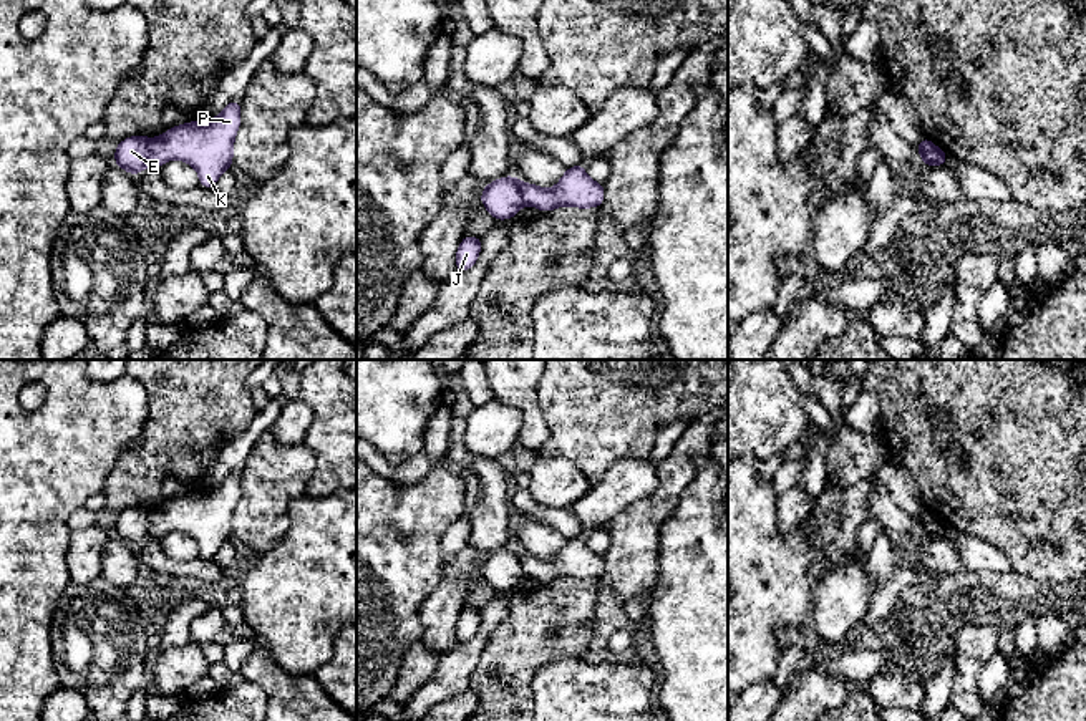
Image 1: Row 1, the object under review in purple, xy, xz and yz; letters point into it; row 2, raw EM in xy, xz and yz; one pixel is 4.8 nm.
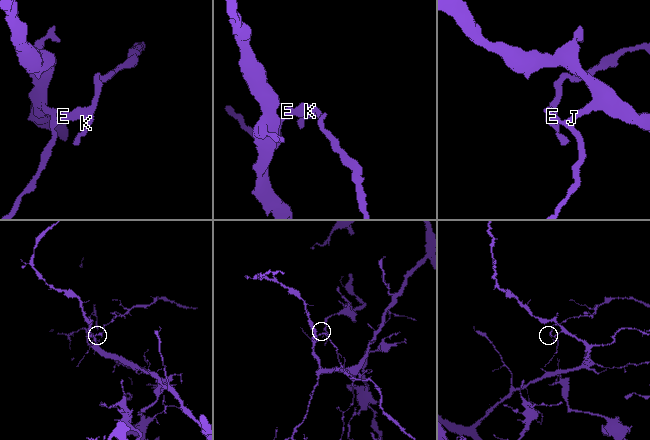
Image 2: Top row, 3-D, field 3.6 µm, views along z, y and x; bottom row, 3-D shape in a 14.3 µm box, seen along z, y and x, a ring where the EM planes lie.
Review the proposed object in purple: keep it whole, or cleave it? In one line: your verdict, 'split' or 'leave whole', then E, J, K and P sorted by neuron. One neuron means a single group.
split; E J / K P

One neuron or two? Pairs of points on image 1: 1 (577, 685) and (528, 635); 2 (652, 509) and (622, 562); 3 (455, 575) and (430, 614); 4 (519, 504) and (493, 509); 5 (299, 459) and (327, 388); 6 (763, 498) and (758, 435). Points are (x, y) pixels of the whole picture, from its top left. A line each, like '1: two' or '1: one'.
1: two
2: one
3: one
4: two
5: two
6: two

